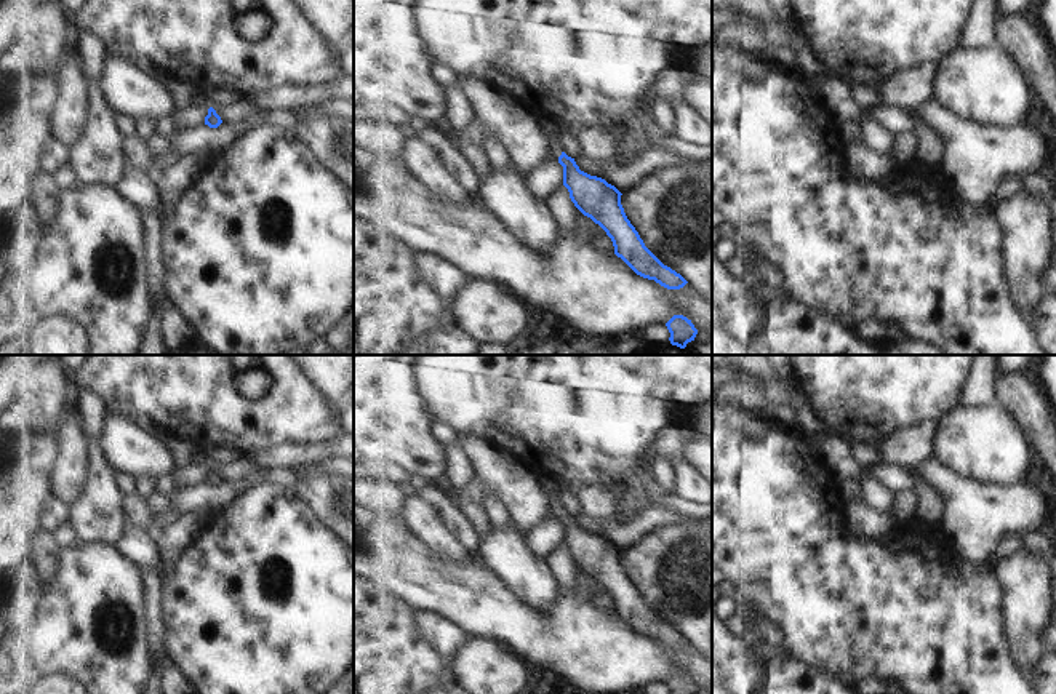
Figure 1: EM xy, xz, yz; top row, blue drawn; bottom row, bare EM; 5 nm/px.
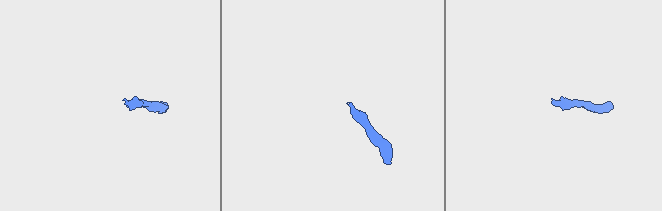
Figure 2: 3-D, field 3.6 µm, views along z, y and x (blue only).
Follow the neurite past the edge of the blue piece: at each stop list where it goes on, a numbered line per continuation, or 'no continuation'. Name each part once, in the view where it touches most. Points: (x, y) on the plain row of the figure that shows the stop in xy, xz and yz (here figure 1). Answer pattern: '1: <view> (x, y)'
1: xz (552, 486)

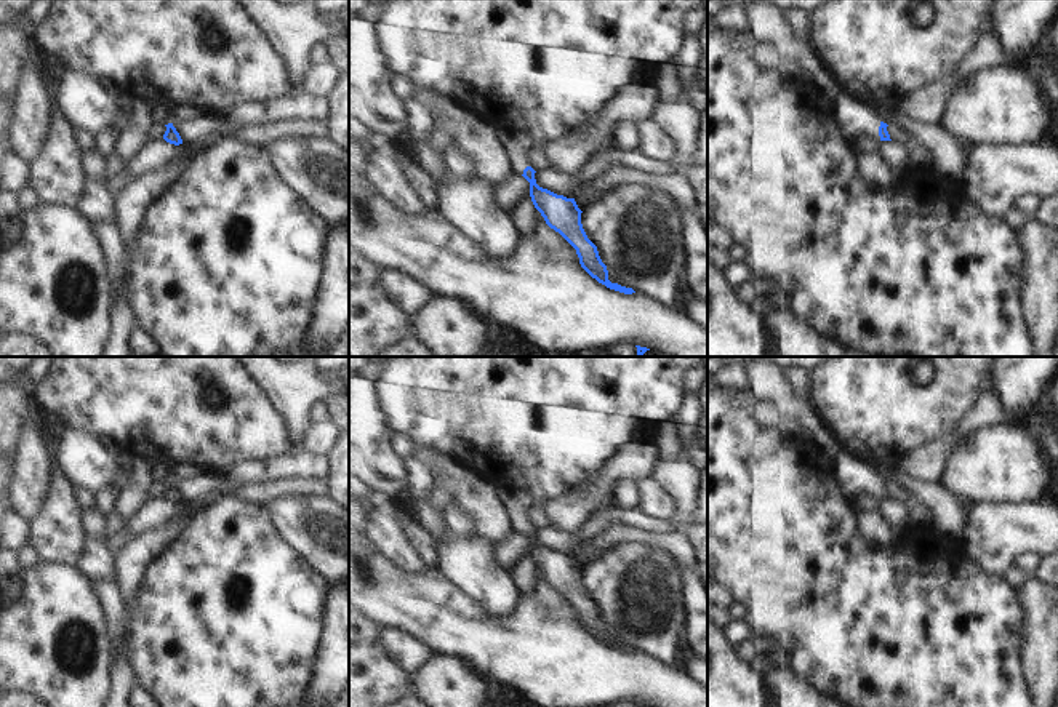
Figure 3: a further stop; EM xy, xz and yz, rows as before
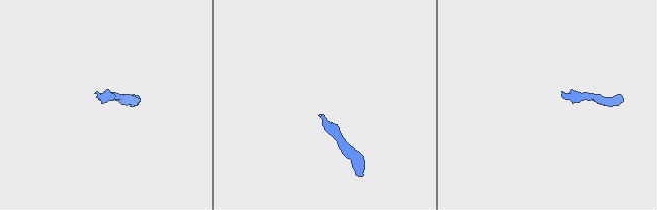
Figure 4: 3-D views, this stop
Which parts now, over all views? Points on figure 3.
1: yz (857, 477)

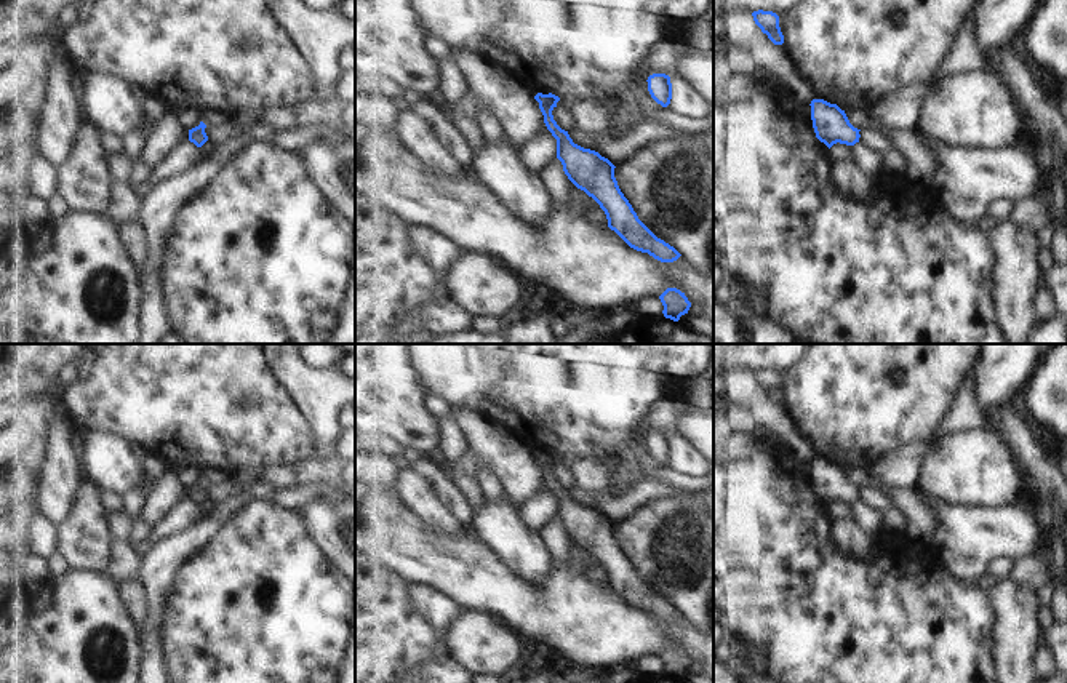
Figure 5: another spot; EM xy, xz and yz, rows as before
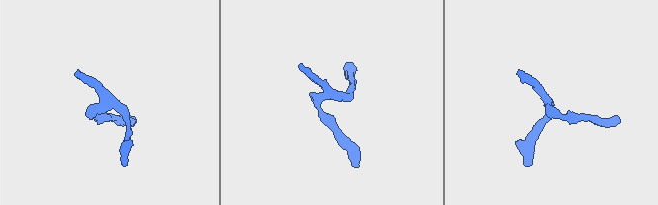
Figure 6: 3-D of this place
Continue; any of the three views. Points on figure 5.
no continuation

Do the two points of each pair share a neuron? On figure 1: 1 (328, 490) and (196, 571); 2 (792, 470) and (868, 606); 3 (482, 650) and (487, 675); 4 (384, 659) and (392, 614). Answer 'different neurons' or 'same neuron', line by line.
1: different neurons
2: same neuron
3: same neuron
4: same neuron

